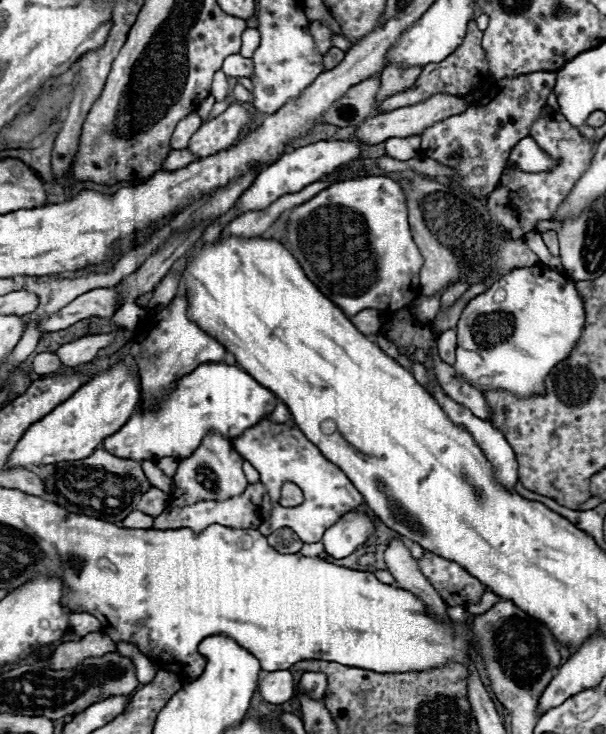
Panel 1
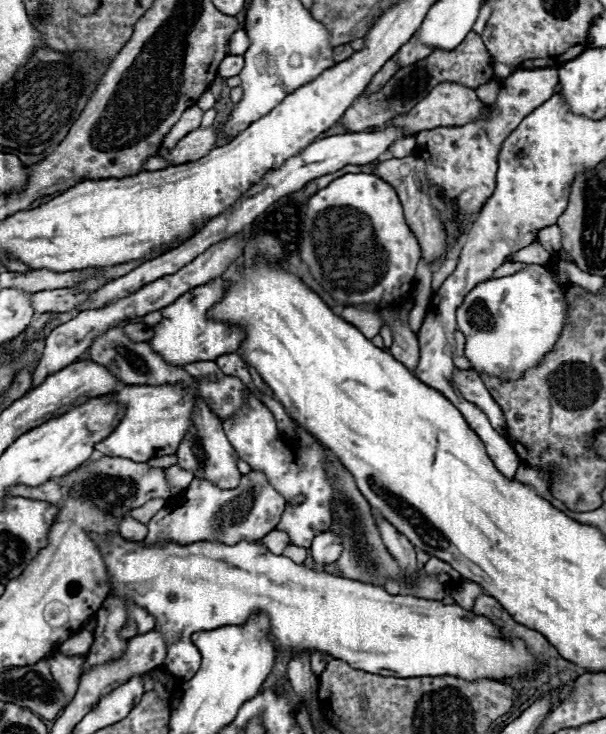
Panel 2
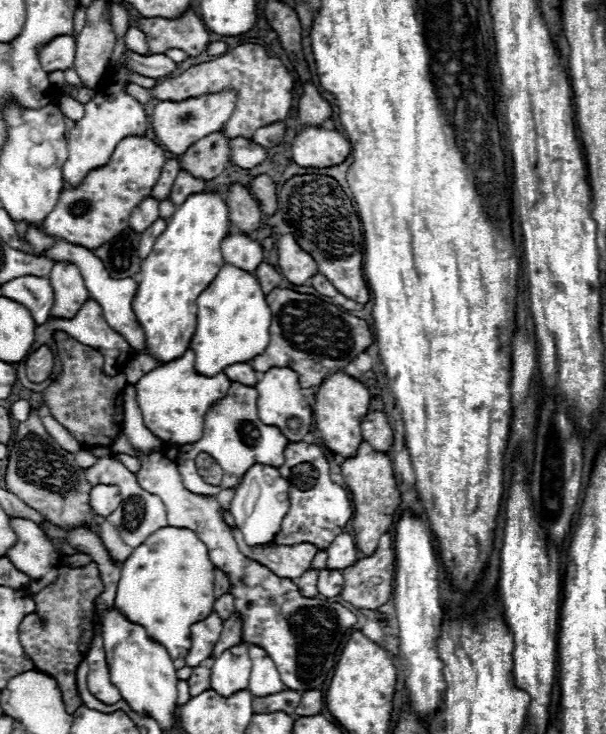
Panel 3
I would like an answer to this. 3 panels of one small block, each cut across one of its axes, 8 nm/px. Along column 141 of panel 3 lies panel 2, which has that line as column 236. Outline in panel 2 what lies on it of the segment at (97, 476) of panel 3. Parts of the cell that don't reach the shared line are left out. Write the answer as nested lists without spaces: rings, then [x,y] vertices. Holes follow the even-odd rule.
[[[250,470],[248,474],[242,474],[240,484],[232,490],[222,490],[212,482],[198,478],[196,488],[192,482],[188,490],[182,492],[182,496],[174,500],[170,498],[164,510],[160,510],[152,518],[152,522],[148,524],[148,536],[144,540],[144,546],[160,544],[158,540],[160,524],[168,526],[168,542],[176,542],[176,544],[220,542],[220,544],[234,546],[242,540],[260,540],[264,538],[264,534],[276,528],[284,512],[284,506],[286,500],[282,498],[282,494],[278,494],[270,484],[268,476],[258,470]]]

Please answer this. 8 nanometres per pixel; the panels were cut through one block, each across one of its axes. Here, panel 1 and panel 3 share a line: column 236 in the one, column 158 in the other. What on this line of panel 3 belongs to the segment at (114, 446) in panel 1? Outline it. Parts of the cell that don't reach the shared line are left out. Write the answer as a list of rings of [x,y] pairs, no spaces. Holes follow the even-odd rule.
[[[188,348],[184,356],[174,362],[162,364],[156,370],[142,376],[134,388],[138,390],[138,406],[142,410],[144,424],[166,444],[196,442],[202,438],[202,422],[210,404],[224,398],[232,380],[218,372],[216,376],[202,376],[194,368],[194,352]]]

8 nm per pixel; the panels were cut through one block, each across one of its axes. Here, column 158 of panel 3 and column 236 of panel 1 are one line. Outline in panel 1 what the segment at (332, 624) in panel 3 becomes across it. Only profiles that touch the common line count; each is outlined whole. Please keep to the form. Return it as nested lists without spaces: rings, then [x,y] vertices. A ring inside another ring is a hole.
[[[208,434],[204,442],[194,450],[192,456],[180,460],[178,470],[174,474],[176,490],[170,494],[170,506],[188,506],[200,500],[230,500],[234,496],[240,496],[248,480],[242,472],[242,458],[232,448],[232,442],[226,438],[220,438],[220,434]]]

